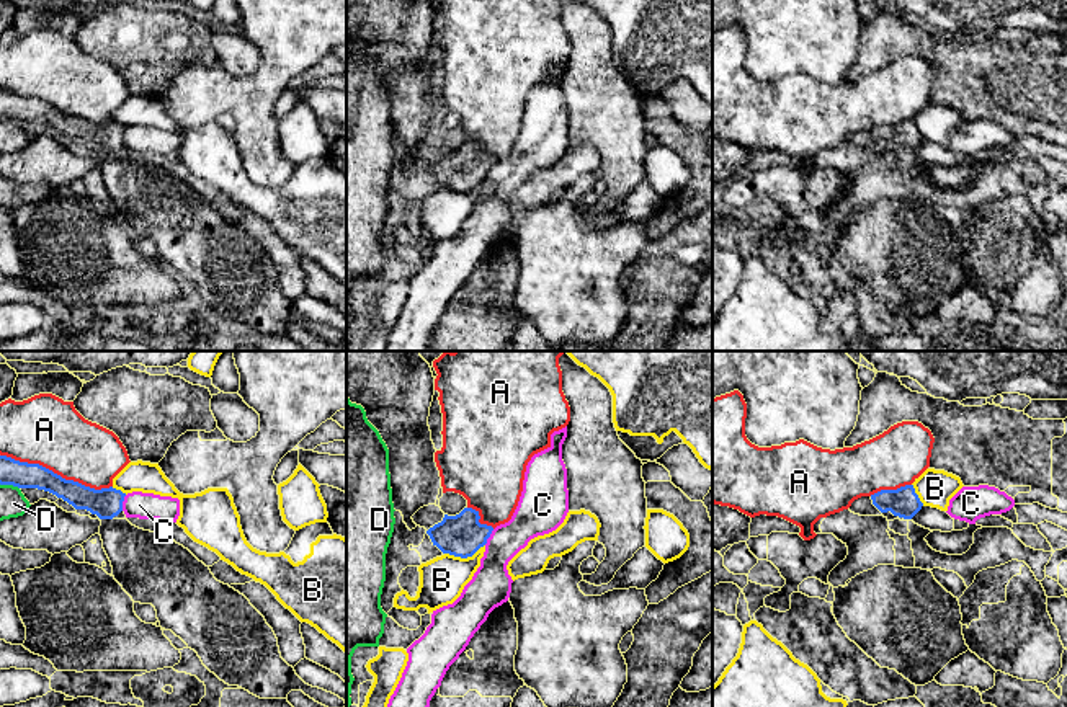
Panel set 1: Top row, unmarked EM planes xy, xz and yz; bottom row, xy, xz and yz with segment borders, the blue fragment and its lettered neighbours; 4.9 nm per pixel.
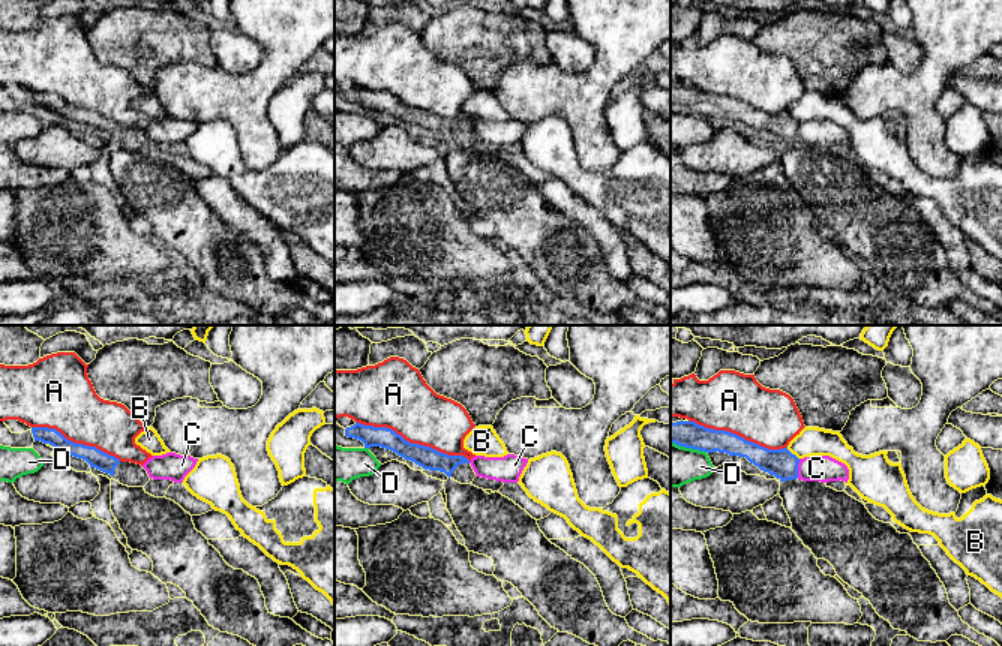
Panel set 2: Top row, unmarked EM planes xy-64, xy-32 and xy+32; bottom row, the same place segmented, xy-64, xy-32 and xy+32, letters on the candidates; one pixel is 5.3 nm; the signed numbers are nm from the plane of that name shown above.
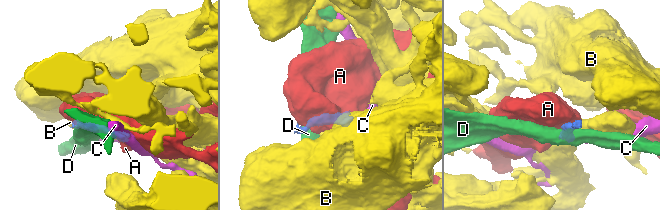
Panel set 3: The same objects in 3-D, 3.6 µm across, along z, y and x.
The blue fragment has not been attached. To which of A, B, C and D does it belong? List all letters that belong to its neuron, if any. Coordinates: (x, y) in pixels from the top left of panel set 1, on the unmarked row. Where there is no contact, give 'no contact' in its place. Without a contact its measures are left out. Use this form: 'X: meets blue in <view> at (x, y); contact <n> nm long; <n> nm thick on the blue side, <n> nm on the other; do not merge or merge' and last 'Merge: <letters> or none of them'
A: meets blue in xy at (56, 108); contact 600 nm long; 130 nm thick on the blue side, 340 nm on the other; do not merge
B: meets blue in xz at (464, 191); contact 200 nm long; 200 nm thick on the blue side, 220 nm on the other; do not merge
C: meets blue in xy at (121, 137); contact 80 nm long; 150 nm thick on the blue side, 130 nm on the other; do not merge
D: meets blue in xy at (10, 118); contact 100 nm long; 130 nm thick on the blue side, 130 nm on the other; do not merge
Merge: none of them

